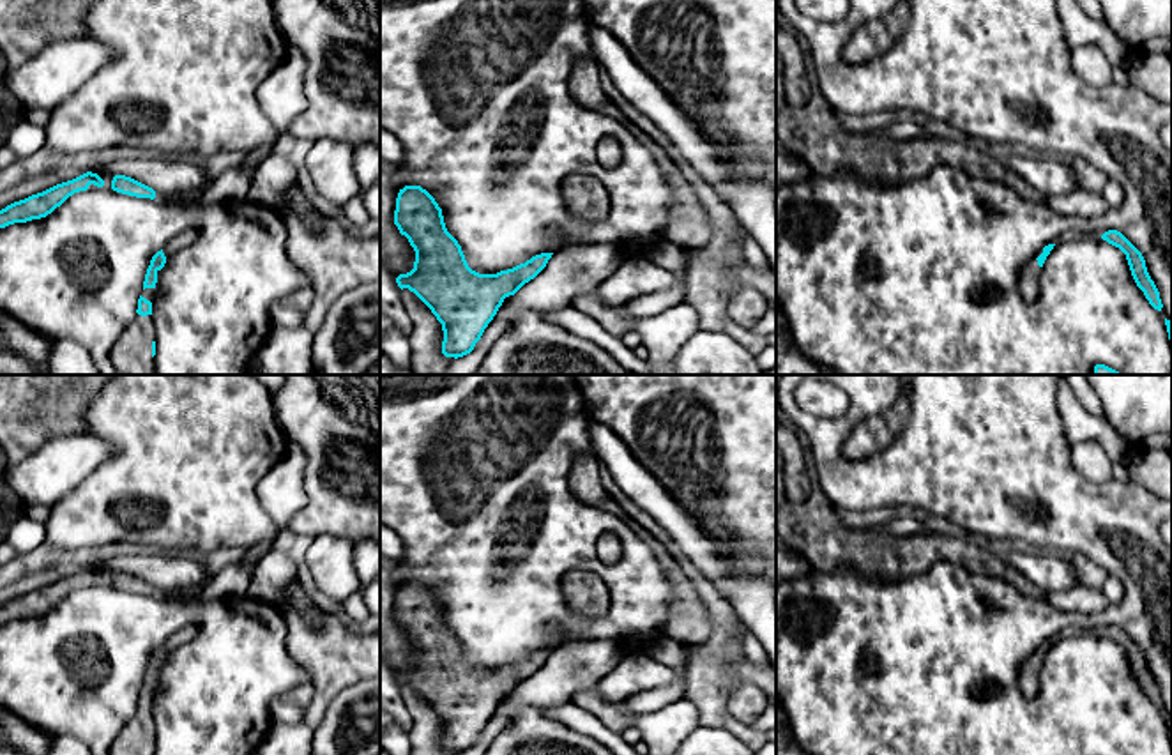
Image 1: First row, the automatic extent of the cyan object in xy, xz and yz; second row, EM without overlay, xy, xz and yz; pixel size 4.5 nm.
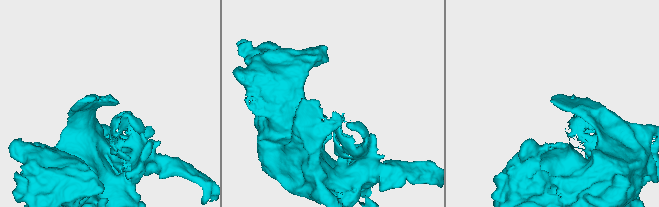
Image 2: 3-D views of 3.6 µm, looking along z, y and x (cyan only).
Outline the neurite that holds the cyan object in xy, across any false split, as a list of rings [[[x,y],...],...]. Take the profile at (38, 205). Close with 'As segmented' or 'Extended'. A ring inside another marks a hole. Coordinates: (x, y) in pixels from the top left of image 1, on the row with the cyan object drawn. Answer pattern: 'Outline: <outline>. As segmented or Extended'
Outline: [[[87,172],[72,180],[57,184],[42,193],[32,194],[25,200],[7,205],[0,210],[0,228],[5,228],[14,223],[27,223],[32,219],[46,217],[57,207],[60,207],[69,196],[87,189],[113,189],[117,193],[136,198],[177,202],[184,198],[200,196],[205,191],[205,187],[207,184],[187,193],[163,196],[161,193],[156,193],[152,187],[126,175]]]. Extended

